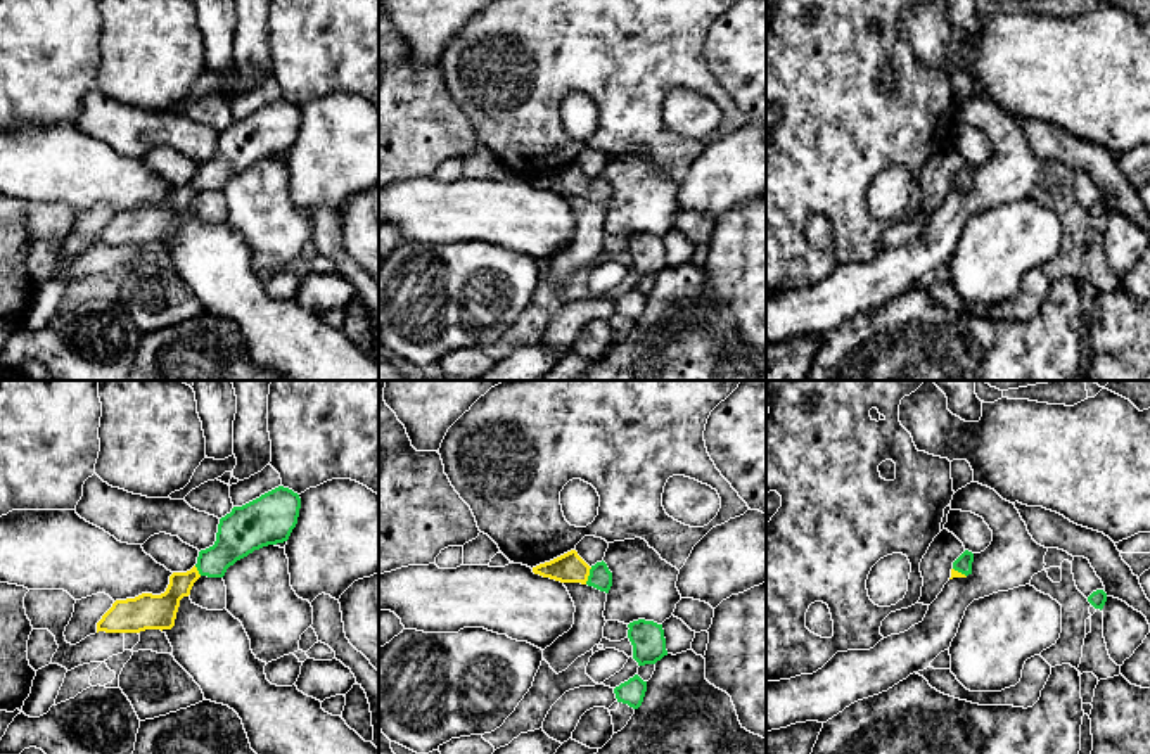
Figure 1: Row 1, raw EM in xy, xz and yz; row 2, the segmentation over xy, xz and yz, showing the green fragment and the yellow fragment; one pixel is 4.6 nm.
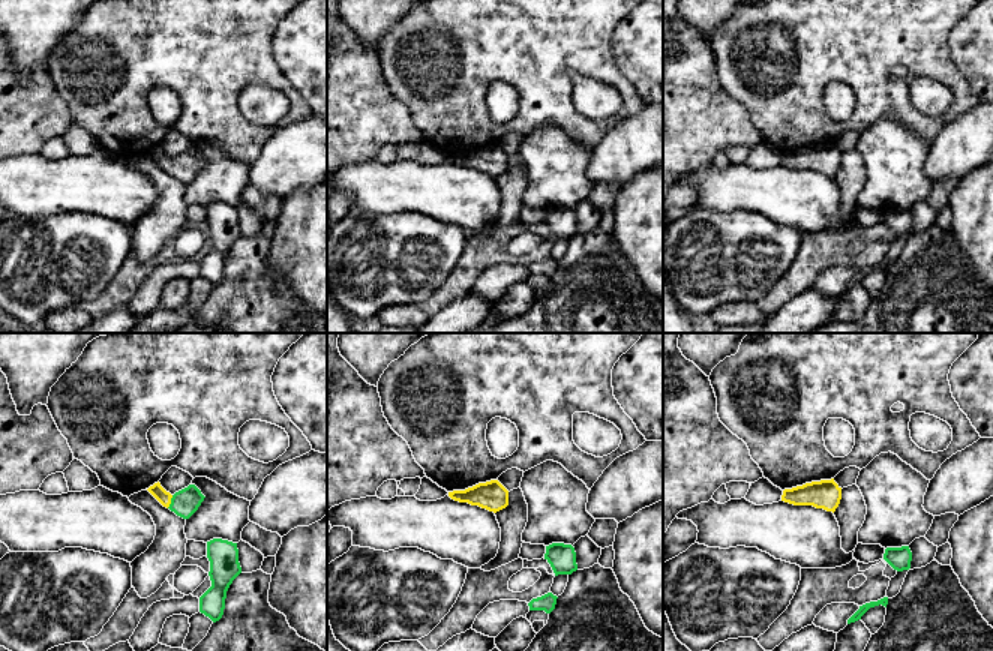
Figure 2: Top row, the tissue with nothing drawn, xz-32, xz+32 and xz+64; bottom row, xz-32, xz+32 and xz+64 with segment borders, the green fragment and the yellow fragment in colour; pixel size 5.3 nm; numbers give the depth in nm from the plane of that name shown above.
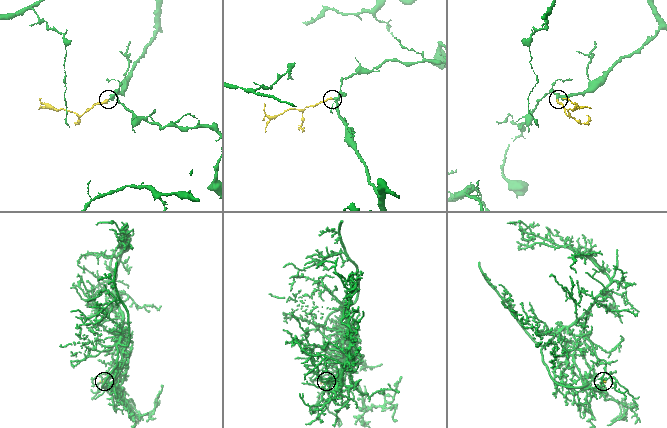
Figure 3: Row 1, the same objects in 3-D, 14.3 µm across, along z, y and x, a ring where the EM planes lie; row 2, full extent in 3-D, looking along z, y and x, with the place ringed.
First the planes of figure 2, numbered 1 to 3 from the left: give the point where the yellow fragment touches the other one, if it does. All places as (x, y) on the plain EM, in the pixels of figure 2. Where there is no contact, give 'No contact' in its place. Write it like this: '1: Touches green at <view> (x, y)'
1: Touches green at xz-32 (171, 165)
2: No contact
3: No contact

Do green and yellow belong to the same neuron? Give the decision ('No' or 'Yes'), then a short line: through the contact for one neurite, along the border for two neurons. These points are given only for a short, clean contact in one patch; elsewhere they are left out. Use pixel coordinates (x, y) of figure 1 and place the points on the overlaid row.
Yes. Line: xz (600, 578), (588, 576), (569, 568)

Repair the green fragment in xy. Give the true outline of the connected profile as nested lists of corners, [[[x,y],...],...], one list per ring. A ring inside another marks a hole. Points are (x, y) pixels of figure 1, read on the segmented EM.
[[[284,486],[242,507],[233,507],[220,519],[214,545],[199,552],[197,564],[190,571],[173,572],[161,595],[142,593],[116,600],[97,623],[97,633],[171,629],[180,600],[190,595],[201,576],[223,578],[230,566],[254,550],[287,541],[297,524],[299,508],[299,495]]]

